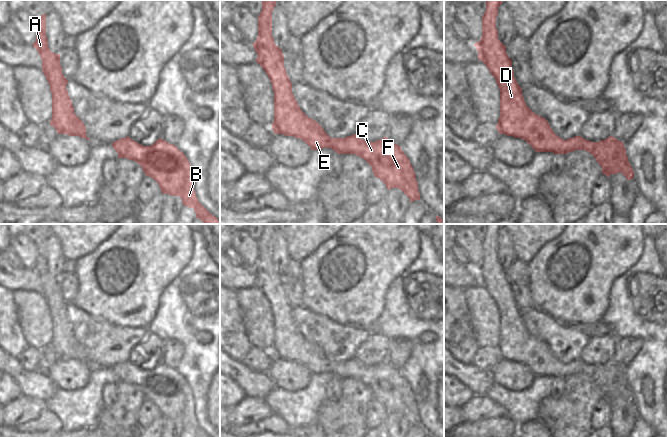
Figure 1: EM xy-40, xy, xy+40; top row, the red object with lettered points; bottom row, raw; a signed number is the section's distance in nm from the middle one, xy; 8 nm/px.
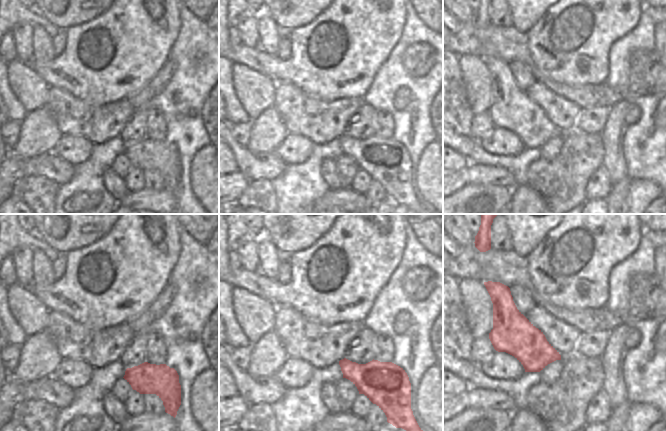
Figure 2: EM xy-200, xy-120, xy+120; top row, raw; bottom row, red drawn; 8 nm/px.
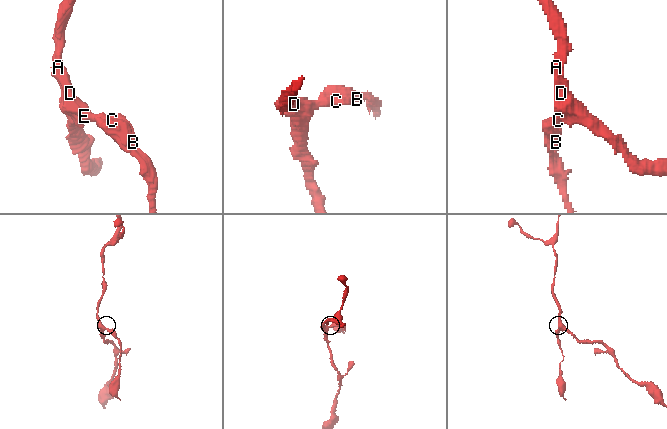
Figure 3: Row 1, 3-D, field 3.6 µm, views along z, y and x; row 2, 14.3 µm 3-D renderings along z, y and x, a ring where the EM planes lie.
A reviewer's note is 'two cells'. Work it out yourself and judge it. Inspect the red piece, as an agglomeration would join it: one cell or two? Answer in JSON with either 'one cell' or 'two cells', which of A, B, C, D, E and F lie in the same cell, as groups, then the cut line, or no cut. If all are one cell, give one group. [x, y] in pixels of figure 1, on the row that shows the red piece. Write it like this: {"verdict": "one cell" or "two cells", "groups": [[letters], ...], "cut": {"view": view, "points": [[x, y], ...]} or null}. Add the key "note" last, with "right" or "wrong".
{"verdict": "one cell", "groups": [["A", "B", "C", "D", "E", "F"]], "cut": null, "note": "wrong"}

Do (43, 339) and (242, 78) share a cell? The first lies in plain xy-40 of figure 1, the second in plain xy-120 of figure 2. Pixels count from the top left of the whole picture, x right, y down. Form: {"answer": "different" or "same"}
{"answer": "same"}

